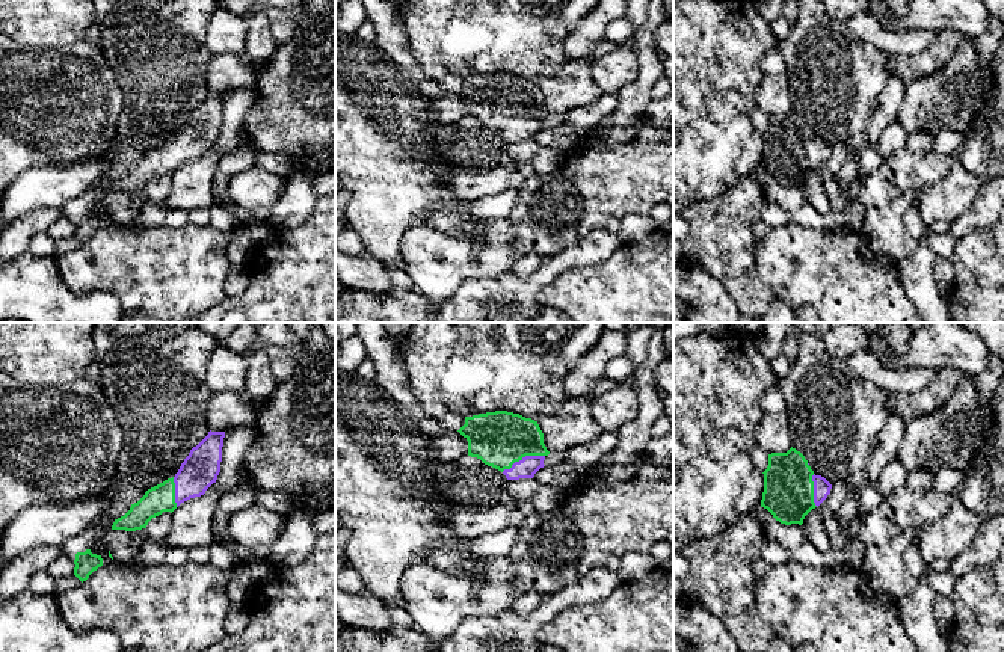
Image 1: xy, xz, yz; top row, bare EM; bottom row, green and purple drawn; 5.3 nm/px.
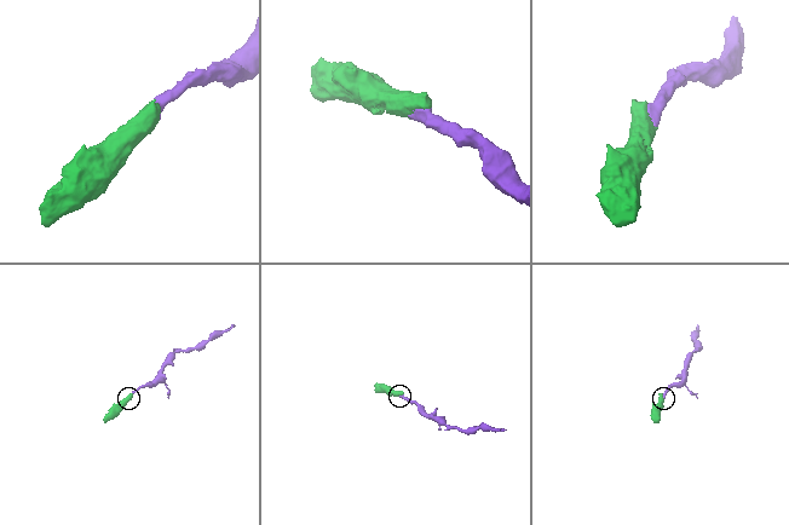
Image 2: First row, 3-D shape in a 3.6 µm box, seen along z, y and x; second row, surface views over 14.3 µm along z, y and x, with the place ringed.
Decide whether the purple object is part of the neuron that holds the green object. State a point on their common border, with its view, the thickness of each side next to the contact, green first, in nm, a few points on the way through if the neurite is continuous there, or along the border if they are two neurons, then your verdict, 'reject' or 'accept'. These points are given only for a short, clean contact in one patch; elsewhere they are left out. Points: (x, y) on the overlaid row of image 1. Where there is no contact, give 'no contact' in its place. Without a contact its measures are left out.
xz (523, 456) | 300/110 nm | across xz (500, 438), (508, 441), (523, 456), (526, 468) | accept

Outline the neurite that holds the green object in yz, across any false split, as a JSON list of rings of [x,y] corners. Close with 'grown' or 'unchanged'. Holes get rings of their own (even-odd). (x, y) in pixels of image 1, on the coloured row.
[[[796,448],[768,454],[761,507],[785,525],[803,524],[805,516],[830,494],[832,484],[815,475]]]; grown

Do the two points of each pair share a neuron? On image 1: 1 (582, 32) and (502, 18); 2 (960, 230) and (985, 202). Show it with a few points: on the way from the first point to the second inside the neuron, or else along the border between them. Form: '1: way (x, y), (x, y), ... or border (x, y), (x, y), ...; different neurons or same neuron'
1: border (586, 15), (565, 39), (565, 56); different neurons
2: way (967, 224), (982, 209); same neuron

